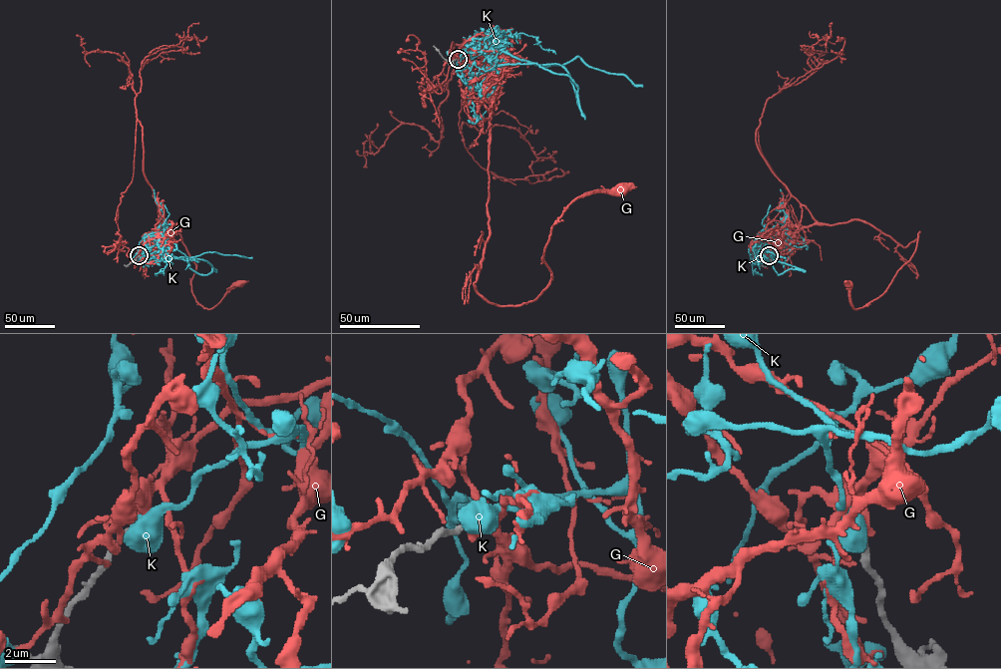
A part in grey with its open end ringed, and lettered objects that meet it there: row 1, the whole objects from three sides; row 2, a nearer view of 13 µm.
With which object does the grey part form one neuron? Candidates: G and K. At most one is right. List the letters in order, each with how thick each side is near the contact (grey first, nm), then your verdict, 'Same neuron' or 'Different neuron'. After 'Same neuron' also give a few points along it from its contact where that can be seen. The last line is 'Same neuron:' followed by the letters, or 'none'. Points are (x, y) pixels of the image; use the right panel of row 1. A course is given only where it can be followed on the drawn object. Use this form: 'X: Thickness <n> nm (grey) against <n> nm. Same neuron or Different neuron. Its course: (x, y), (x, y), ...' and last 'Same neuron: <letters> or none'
G: Thickness 220 nm (grey) against 550 nm. Same neuron. Its course: (769, 255), (816, 224), (863, 220), (905, 247), (919, 232), (911, 258), (878, 297), (855, 309), (849, 283)
K: Thickness 240 nm (grey) against 850 nm. Different neuron
Same neuron: G

